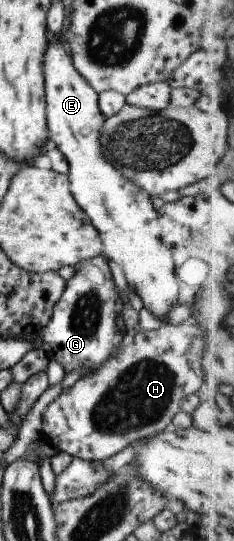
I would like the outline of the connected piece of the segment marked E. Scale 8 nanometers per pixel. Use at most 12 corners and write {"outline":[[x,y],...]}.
{"outline":[[43,51],[48,139],[68,191],[143,308],[177,304],[145,191],[103,159],[98,95]]}

